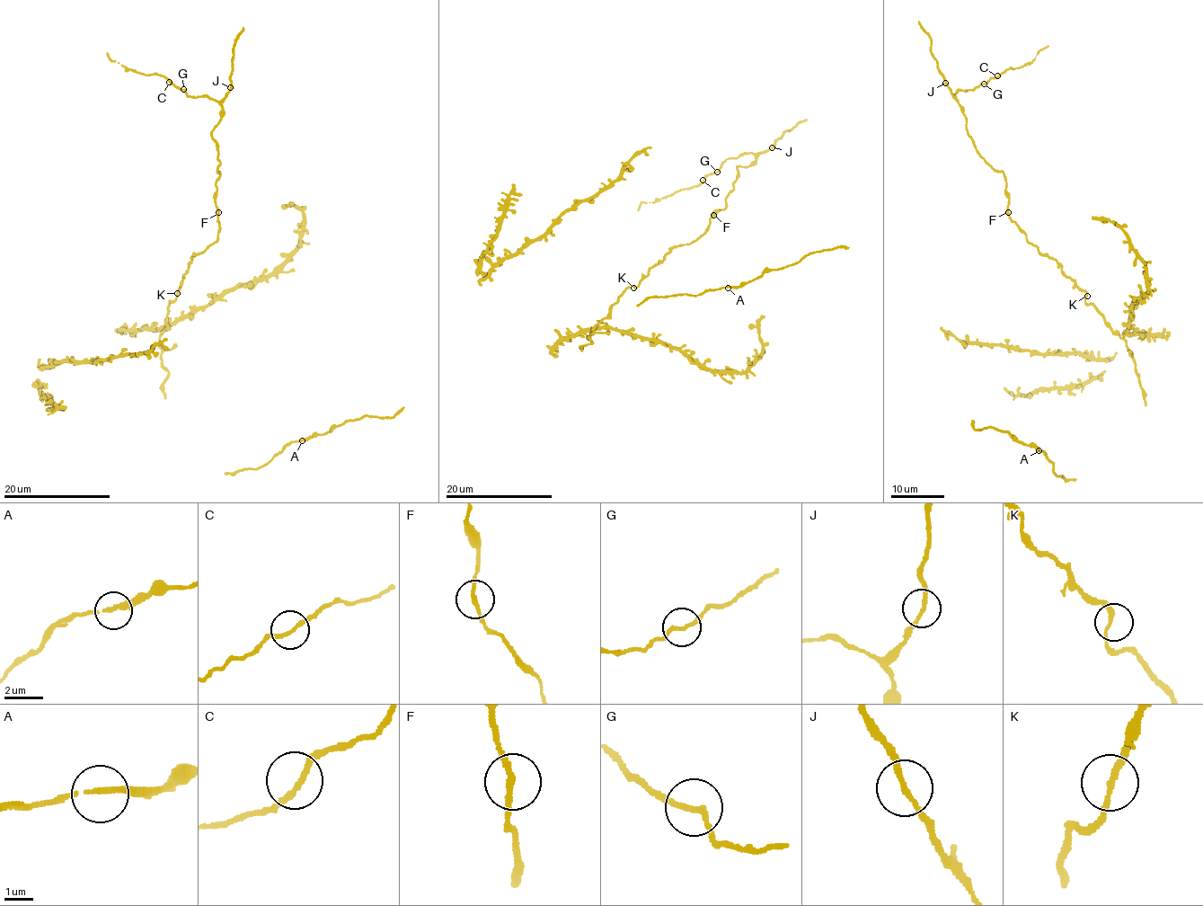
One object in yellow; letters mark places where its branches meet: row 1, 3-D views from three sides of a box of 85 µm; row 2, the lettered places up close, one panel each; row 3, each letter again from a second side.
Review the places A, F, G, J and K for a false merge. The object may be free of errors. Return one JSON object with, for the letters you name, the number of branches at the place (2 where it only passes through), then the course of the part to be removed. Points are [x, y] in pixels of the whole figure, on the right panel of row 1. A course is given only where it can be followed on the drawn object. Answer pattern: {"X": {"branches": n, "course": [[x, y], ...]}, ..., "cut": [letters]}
{"cut": []}

